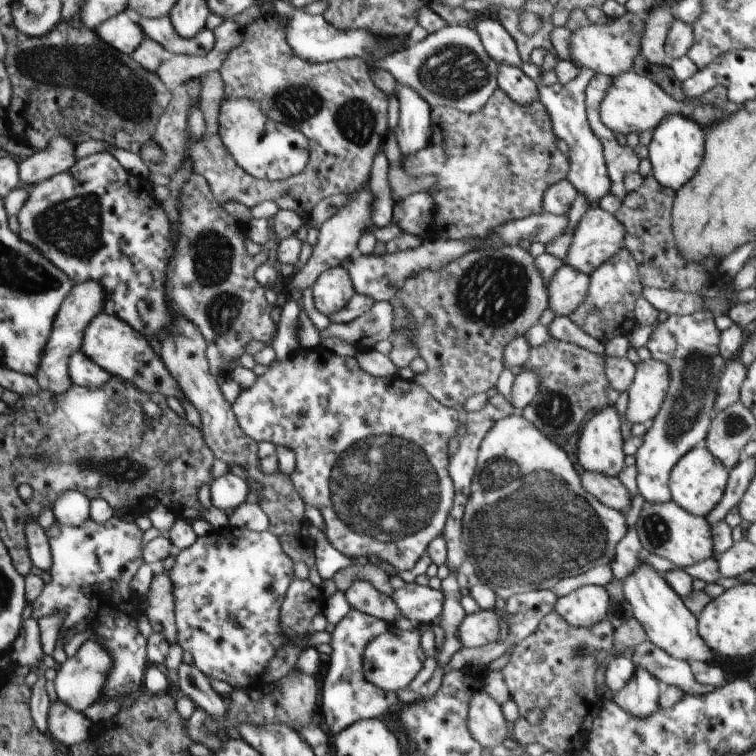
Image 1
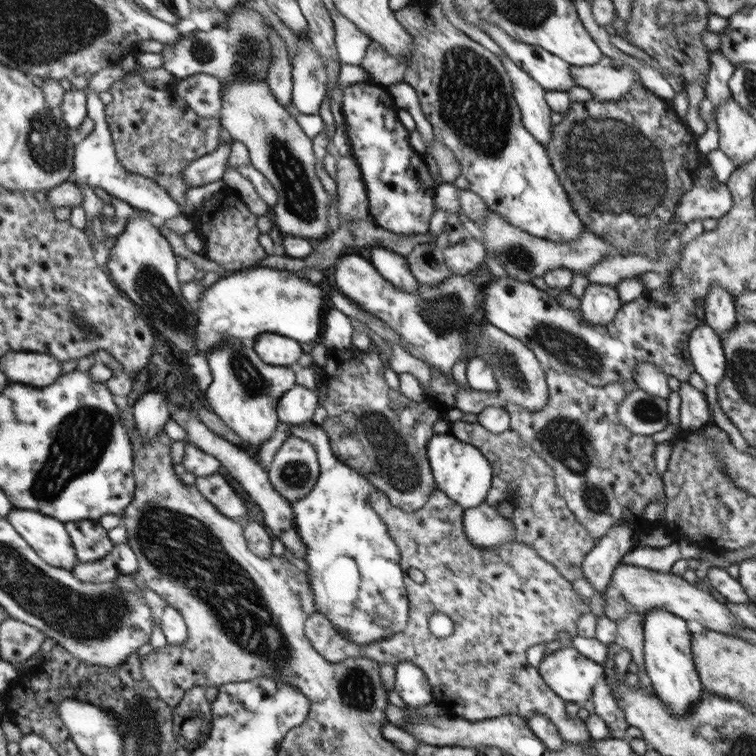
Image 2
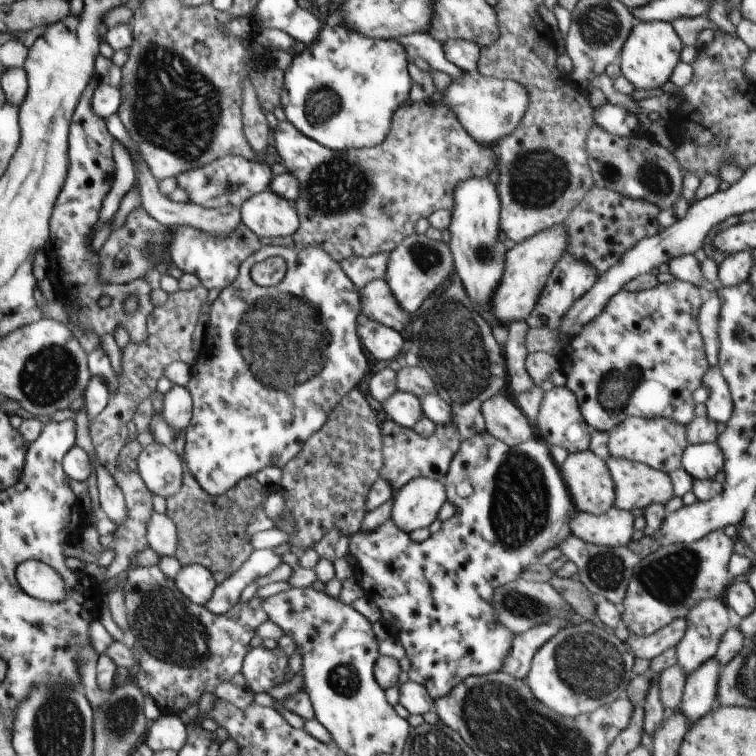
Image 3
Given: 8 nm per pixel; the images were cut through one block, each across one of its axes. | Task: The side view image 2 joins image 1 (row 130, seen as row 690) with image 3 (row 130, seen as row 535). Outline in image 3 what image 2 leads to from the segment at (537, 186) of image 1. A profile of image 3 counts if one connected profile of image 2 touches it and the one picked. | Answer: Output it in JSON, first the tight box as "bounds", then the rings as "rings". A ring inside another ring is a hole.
{"bounds":[272,101,498,263],"rings":[[[412,101],[398,108],[387,139],[378,146],[346,150],[339,154],[308,138],[288,121],[280,121],[274,128],[272,144],[288,172],[300,183],[300,194],[294,201],[299,227],[291,236],[295,248],[321,248],[339,263],[351,256],[368,258],[392,252],[405,238],[416,233],[415,226],[420,219],[430,218],[440,209],[452,210],[454,188],[468,178],[486,178],[497,169],[498,158],[494,146],[482,148],[467,134],[450,108],[430,101]]]}

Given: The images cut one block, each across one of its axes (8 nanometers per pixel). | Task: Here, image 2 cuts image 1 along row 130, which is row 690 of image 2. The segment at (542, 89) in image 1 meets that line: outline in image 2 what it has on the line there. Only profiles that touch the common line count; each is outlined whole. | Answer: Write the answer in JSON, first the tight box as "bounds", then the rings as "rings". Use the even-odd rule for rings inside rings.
{"bounds":[539,646,605,704],"rings":[[[570,646],[542,658],[539,673],[545,684],[566,702],[583,704],[605,676],[604,667]]]}

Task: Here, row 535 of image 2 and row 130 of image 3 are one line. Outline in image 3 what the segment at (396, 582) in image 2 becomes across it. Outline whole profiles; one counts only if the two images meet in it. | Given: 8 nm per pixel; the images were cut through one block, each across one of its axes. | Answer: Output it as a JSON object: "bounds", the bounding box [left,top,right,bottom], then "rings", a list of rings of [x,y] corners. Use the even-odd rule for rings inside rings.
{"bounds":[280,9,412,154],"rings":[[[338,9],[328,15],[326,23],[324,22],[324,24],[322,24],[322,30],[320,36],[318,36],[318,40],[316,40],[314,44],[307,46],[301,53],[294,56],[290,68],[285,70],[280,99],[281,108],[285,110],[288,122],[291,122],[302,134],[305,134],[308,138],[312,138],[312,140],[322,144],[322,146],[326,146],[326,148],[330,148],[330,150],[334,150],[334,152],[339,154],[346,150],[378,146],[387,139],[396,110],[409,102],[412,79],[408,72],[409,63],[406,56],[406,49],[397,39],[373,39],[368,38],[368,36],[362,36],[362,34],[358,34],[358,32],[354,32],[354,30],[350,30],[350,28],[346,26],[346,22],[344,22],[342,10]]]}

